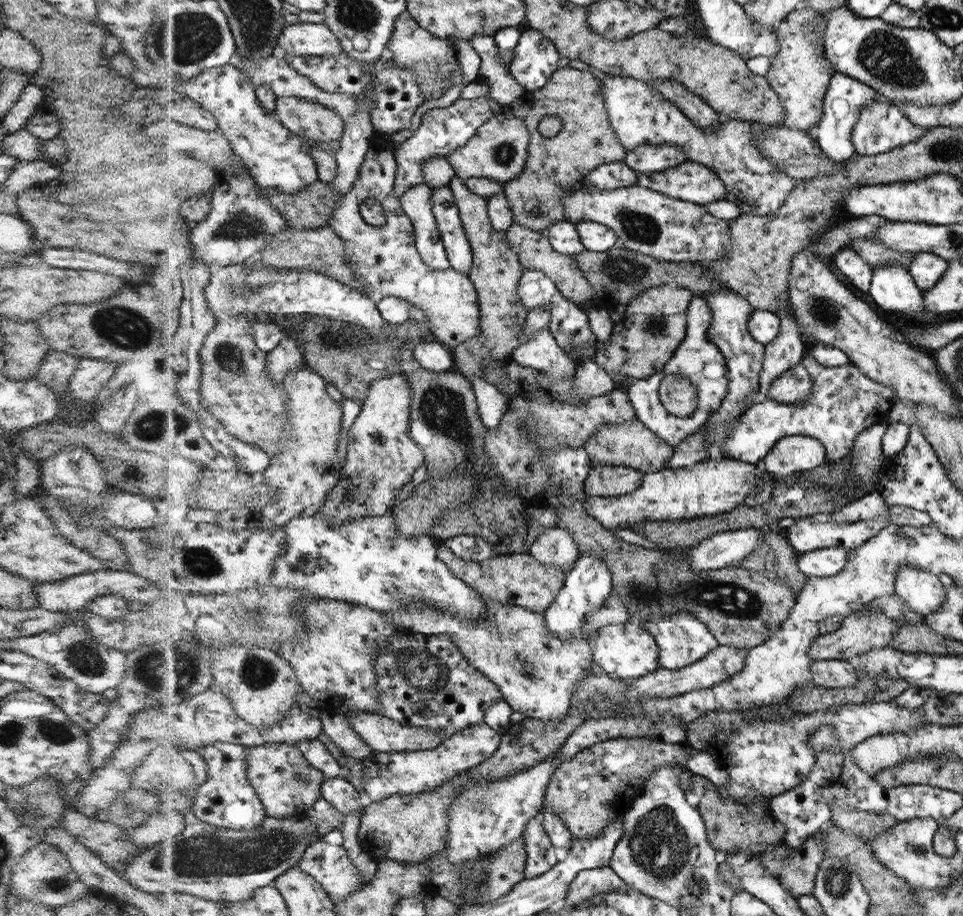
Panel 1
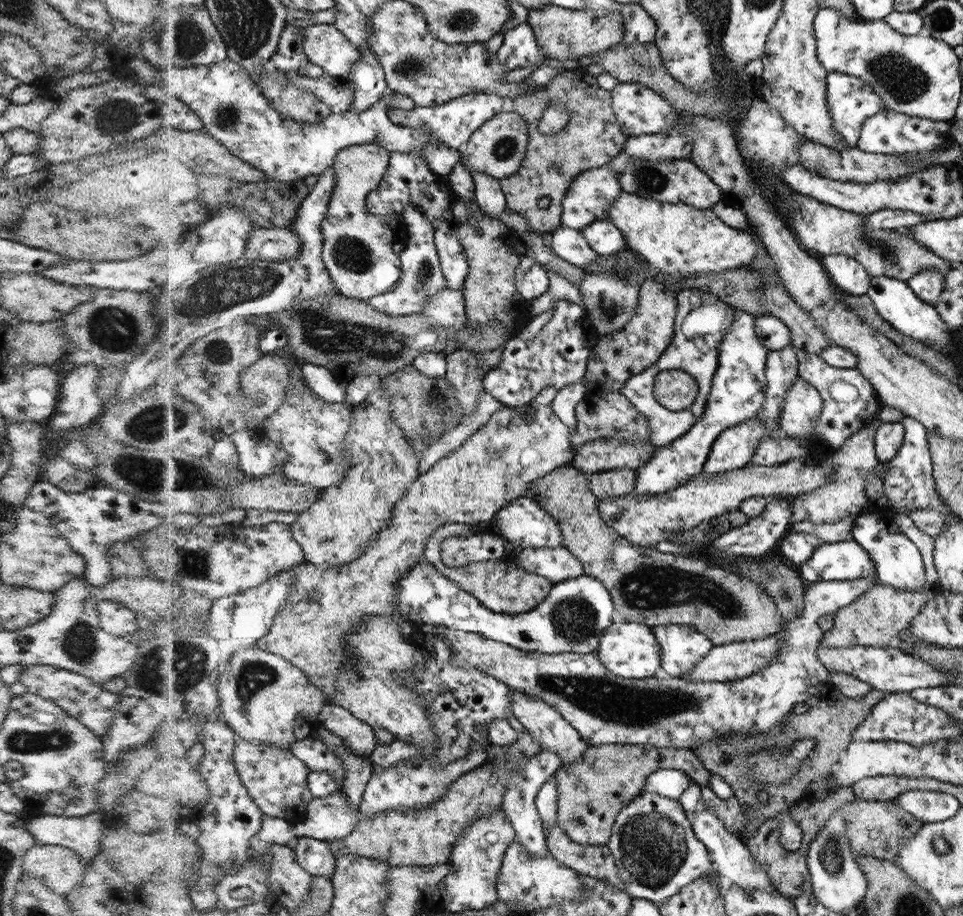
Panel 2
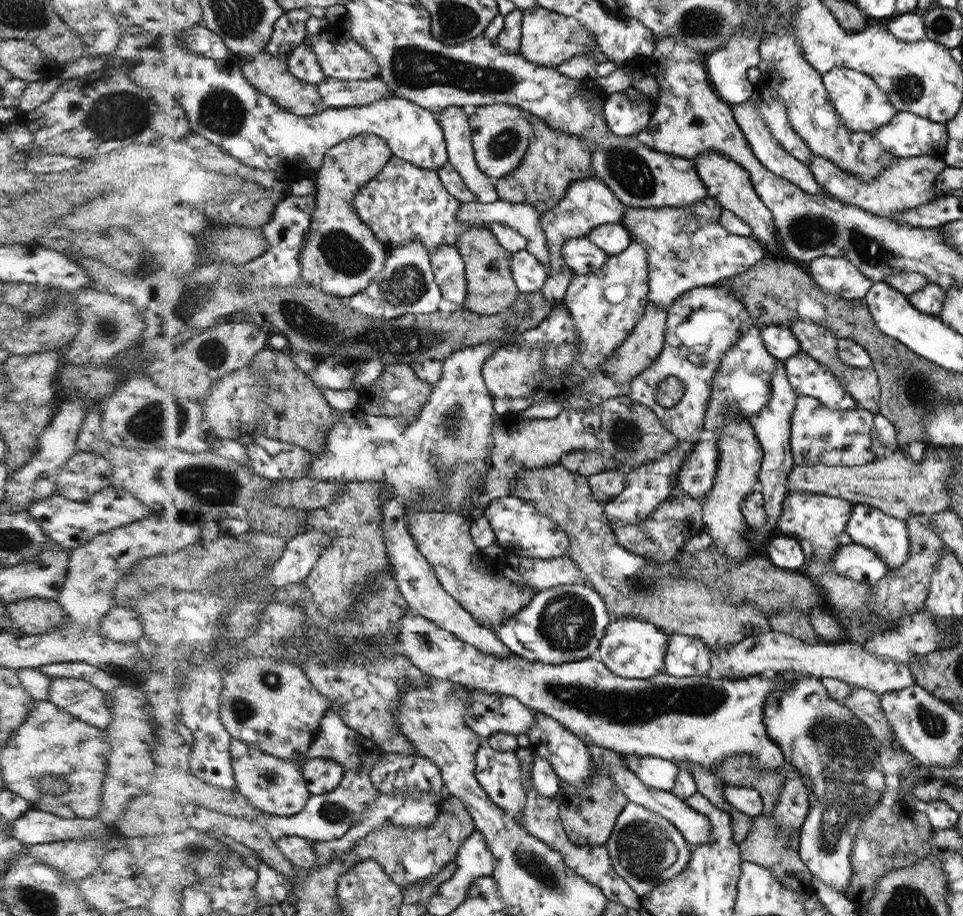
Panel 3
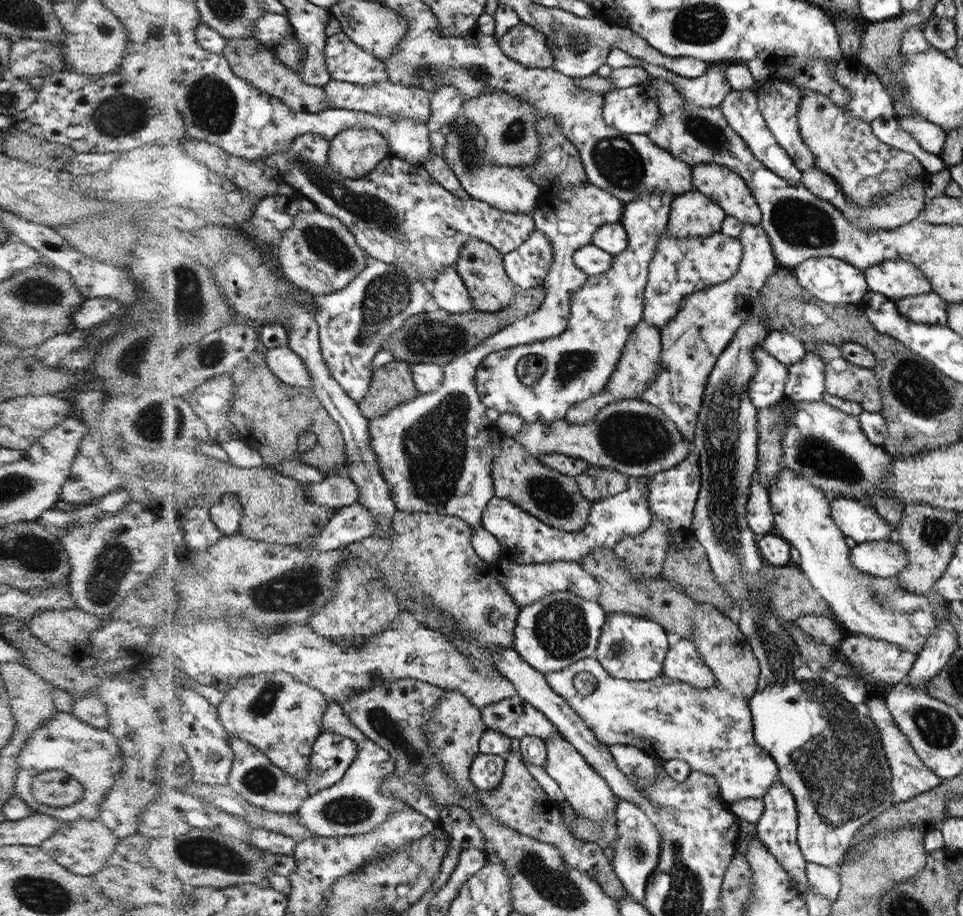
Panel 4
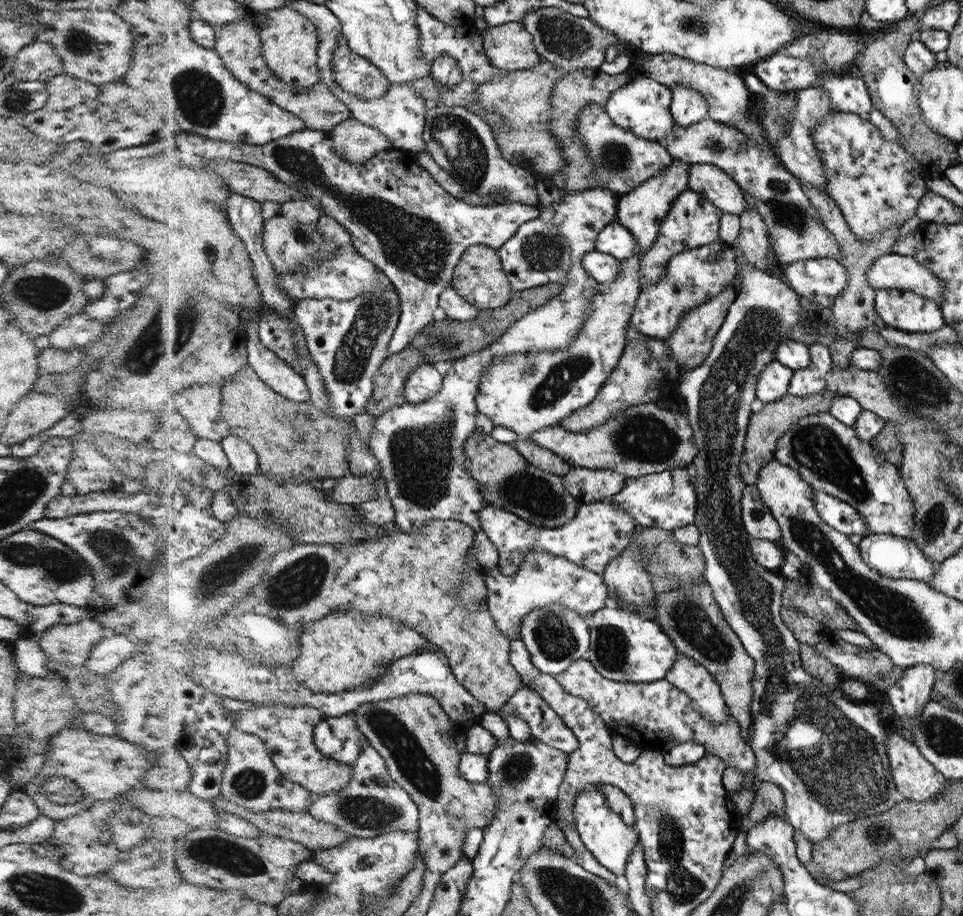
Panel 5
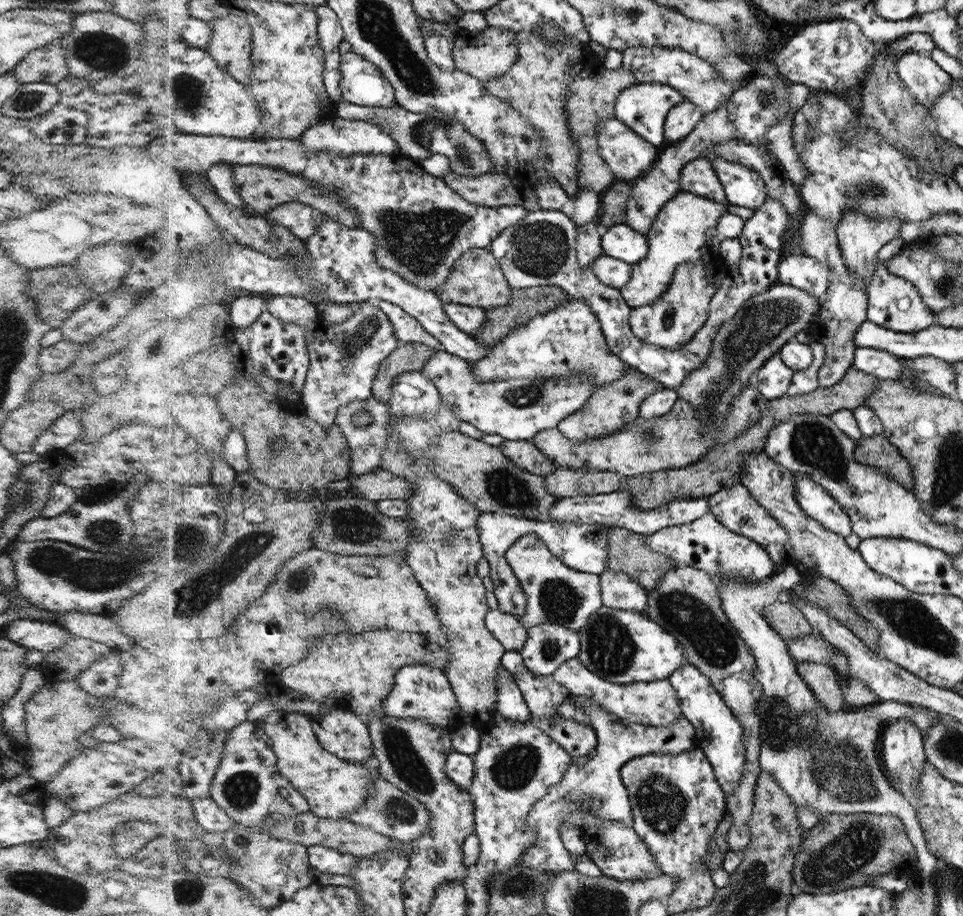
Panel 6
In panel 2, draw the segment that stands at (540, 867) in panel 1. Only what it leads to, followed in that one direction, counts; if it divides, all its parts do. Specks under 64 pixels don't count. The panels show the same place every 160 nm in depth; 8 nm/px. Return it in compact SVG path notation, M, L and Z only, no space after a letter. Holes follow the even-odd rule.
M540 750L536 756L532 756L530 761L524 761L523 765L518 765L515 774L508 780L506 792L504 792L503 804L501 810L506 811L507 818L510 819L511 825L514 826L515 834L524 848L529 853L535 854L537 857L543 857L550 853L547 846L547 835L544 824L540 818L539 811L535 806L535 799L538 792L547 782L547 778L555 774L562 766L563 759L551 750Z

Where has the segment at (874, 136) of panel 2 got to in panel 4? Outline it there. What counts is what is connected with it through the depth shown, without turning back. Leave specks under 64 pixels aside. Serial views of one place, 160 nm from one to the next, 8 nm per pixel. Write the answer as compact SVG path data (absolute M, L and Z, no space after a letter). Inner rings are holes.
M918 115L899 118L897 121L918 141L924 150L936 155L942 152L947 133L941 129L941 126L930 123Z

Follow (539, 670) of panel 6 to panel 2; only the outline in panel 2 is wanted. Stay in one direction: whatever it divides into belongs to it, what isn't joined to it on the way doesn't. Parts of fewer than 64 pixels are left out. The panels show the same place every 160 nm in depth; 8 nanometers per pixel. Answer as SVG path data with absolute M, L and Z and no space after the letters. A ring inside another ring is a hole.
M419 561L398 583L399 609L415 625L444 625L461 631L483 634L496 642L506 642L518 650L543 654L596 654L600 637L612 624L614 600L604 584L592 576L580 576L557 583L535 609L506 615L492 612L458 584L442 576L432 563Z

